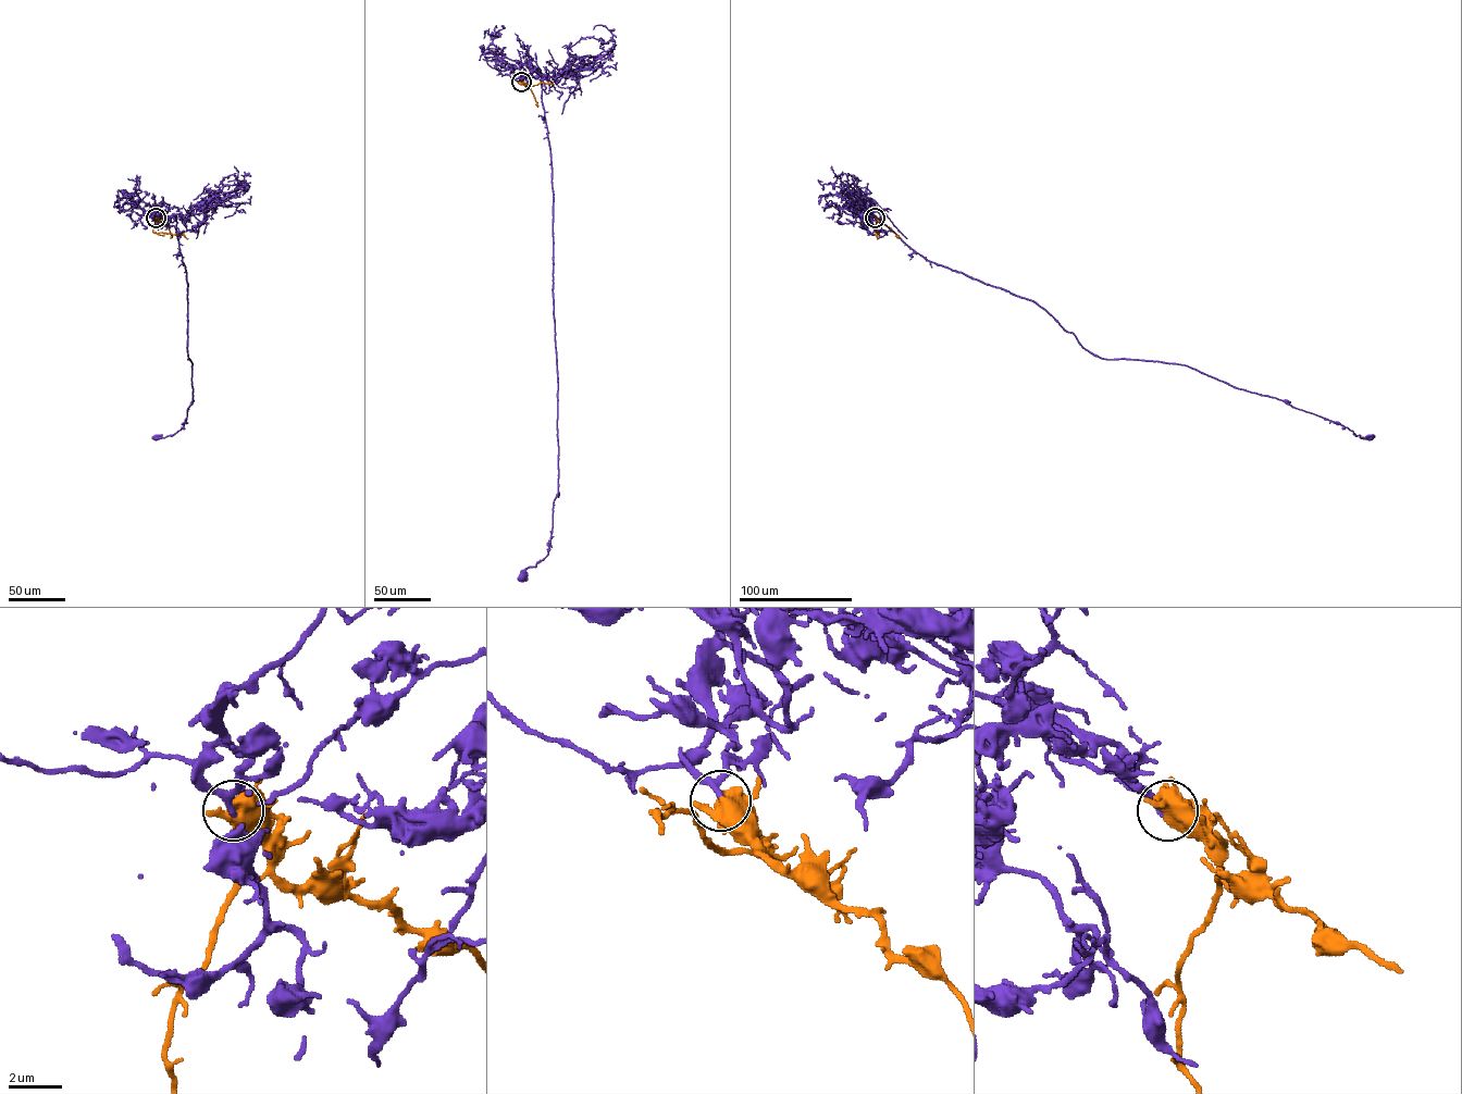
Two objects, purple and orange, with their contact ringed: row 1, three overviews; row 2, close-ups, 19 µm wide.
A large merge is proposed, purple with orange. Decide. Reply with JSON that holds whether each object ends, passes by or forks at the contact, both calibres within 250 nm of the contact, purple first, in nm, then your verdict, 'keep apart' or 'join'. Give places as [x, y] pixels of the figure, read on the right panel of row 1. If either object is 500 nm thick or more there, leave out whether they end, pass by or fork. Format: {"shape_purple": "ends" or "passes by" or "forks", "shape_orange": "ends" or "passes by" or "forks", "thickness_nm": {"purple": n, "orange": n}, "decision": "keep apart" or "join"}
{"thickness_nm": {"purple": 200, "orange": 650}, "decision": "join"}

